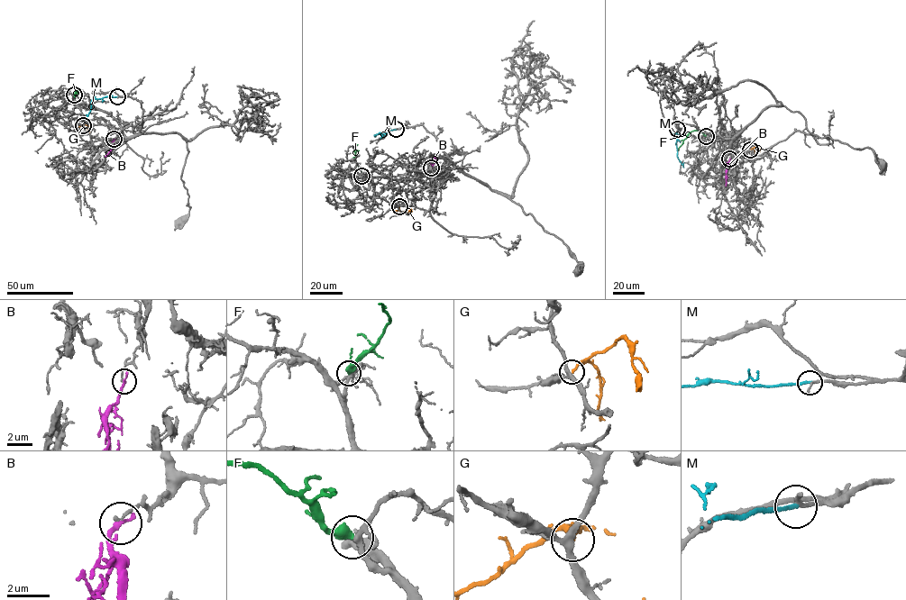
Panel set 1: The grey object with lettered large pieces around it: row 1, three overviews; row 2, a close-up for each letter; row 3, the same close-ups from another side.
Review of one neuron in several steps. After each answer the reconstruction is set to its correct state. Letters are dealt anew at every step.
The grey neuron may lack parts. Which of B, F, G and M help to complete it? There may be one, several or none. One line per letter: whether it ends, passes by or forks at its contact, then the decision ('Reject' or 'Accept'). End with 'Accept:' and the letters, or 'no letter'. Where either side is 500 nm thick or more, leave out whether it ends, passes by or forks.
B: It ends there. Reject
F: It ends there. Accept
G: It ends there. Reject
M: It ends there. Accept
Accept: F, M

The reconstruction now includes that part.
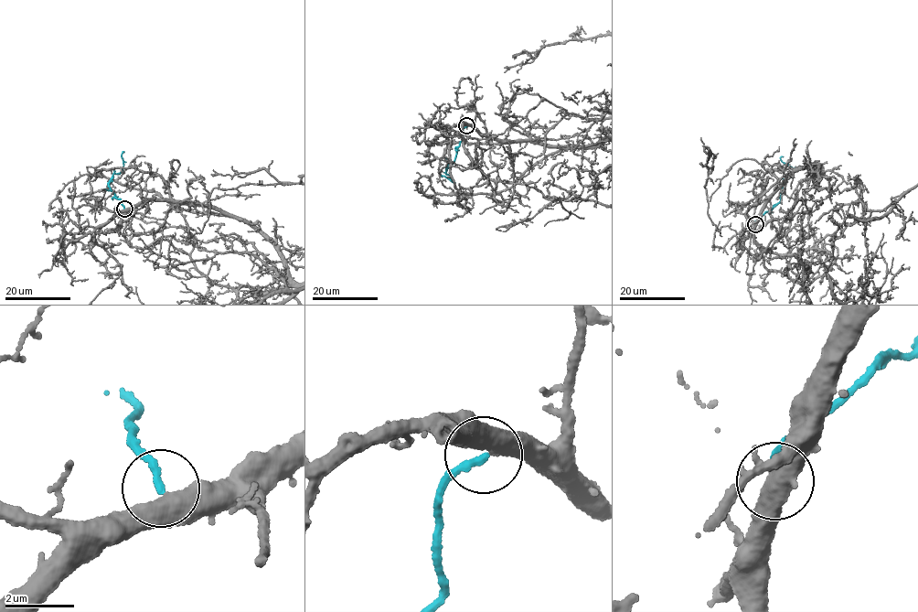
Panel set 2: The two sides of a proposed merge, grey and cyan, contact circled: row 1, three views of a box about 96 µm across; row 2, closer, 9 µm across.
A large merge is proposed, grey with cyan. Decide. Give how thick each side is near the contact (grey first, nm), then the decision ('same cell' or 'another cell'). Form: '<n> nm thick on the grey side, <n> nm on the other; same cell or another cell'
460 nm thick on the grey side, 220 nm on the other; same cell

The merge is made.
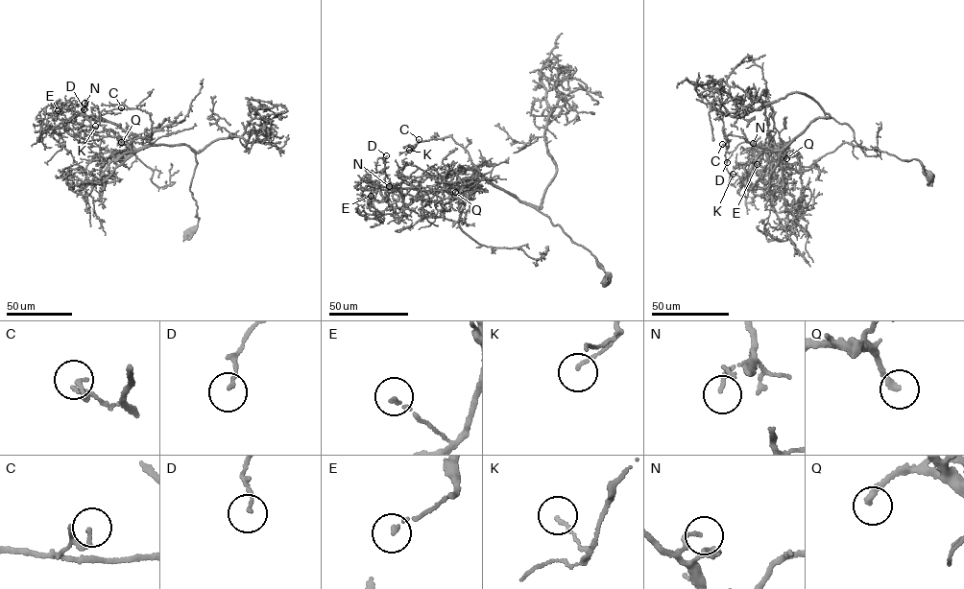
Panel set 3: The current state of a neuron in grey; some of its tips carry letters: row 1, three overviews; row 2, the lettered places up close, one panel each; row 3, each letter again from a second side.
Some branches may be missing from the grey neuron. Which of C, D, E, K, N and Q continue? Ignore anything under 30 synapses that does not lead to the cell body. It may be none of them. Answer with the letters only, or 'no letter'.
Q

